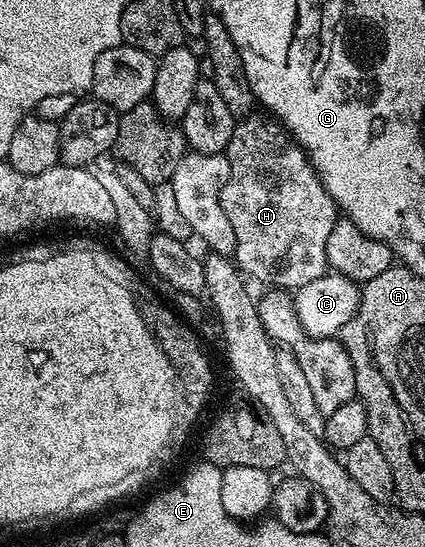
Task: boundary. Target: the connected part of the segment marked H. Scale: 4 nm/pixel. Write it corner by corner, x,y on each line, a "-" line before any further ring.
247,115
236,124
233,139
229,139
225,150
230,177
219,201
236,235
233,254
236,266
248,278
264,281
267,287
294,291
328,272
327,240
337,220
337,206
320,183
317,170
299,142
274,117
262,116

